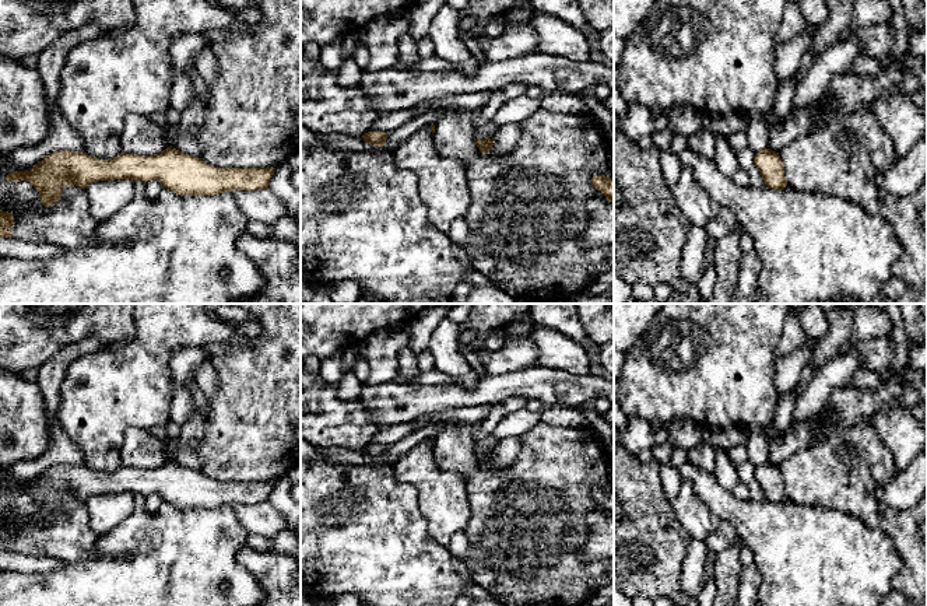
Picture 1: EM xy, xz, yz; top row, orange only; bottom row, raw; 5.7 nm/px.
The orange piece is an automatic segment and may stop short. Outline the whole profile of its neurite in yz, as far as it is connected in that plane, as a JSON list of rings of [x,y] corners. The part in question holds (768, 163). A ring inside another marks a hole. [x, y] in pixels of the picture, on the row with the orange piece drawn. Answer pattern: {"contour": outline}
{"contour": [[[765,148],[755,154],[754,164],[761,172],[766,188],[782,190],[787,186],[784,176],[784,165],[779,153]]]}

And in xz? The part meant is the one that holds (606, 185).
{"contour": [[[594,175],[591,178],[591,185],[594,189],[600,190],[608,202],[614,204],[614,179],[604,175]]]}

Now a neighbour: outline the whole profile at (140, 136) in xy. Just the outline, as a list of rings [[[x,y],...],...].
[[[131,113],[124,119],[120,146],[127,154],[159,154],[168,148],[165,126],[152,123],[145,113]]]

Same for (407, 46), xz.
[[[410,34],[401,35],[398,39],[397,60],[405,64],[410,71],[419,74],[419,71],[417,70],[418,59],[419,56],[417,50],[417,41]]]

